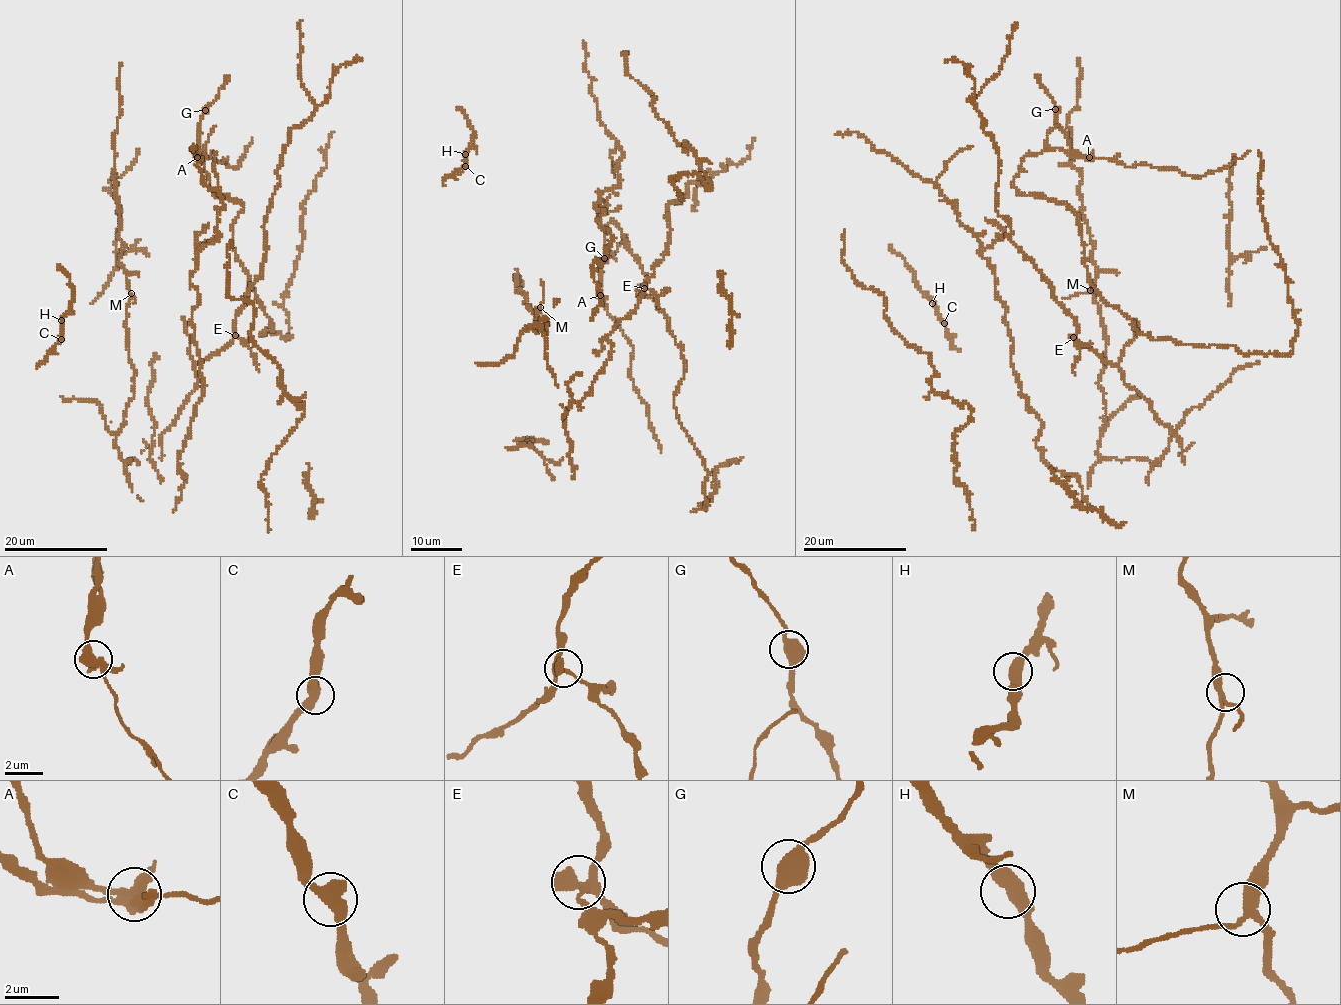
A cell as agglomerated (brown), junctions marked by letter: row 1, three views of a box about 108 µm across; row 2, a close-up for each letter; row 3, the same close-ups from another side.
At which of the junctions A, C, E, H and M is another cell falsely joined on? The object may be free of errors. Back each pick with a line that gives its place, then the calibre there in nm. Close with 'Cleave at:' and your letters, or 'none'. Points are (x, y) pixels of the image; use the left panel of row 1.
A: (197, 157) | 480 nm
Cleave at: A

